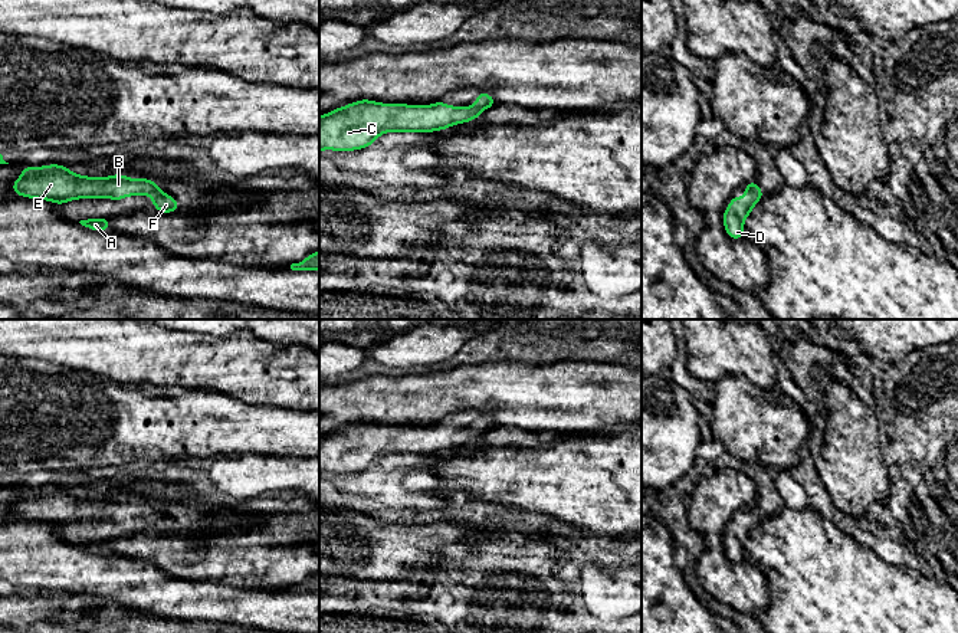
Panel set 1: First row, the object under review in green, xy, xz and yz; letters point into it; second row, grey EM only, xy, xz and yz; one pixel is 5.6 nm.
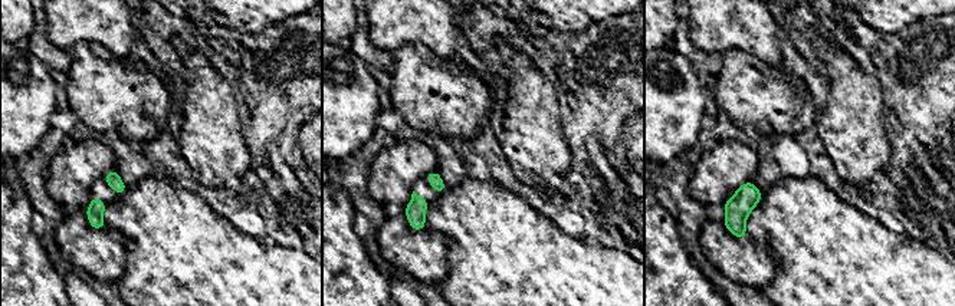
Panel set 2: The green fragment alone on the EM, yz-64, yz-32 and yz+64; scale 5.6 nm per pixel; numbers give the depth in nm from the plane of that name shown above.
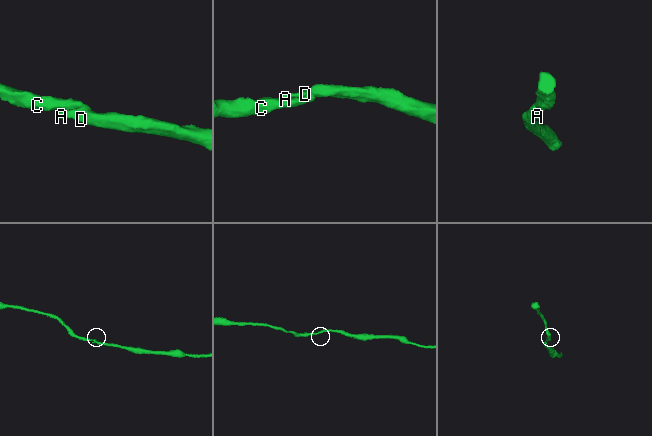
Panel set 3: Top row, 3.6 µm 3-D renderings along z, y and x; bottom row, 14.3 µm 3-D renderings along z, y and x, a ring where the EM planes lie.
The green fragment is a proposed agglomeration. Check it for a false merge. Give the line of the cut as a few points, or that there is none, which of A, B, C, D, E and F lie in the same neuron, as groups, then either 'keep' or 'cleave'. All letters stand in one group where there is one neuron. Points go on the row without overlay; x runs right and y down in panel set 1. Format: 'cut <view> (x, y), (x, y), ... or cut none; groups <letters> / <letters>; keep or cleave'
cut none; groups A B C D E F; keep

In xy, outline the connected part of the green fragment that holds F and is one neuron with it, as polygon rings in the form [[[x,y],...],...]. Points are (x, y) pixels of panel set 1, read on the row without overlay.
[[[47,486],[43,489],[24,488],[20,499],[13,504],[16,518],[52,524],[63,528],[79,521],[124,522],[128,518],[151,518],[152,531],[167,537],[180,534],[178,524],[160,512],[151,501],[129,501],[124,496],[111,499],[88,499],[72,495],[66,488]]]

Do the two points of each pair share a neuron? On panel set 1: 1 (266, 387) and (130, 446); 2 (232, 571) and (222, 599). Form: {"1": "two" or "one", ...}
{"1": "two", "2": "two"}

